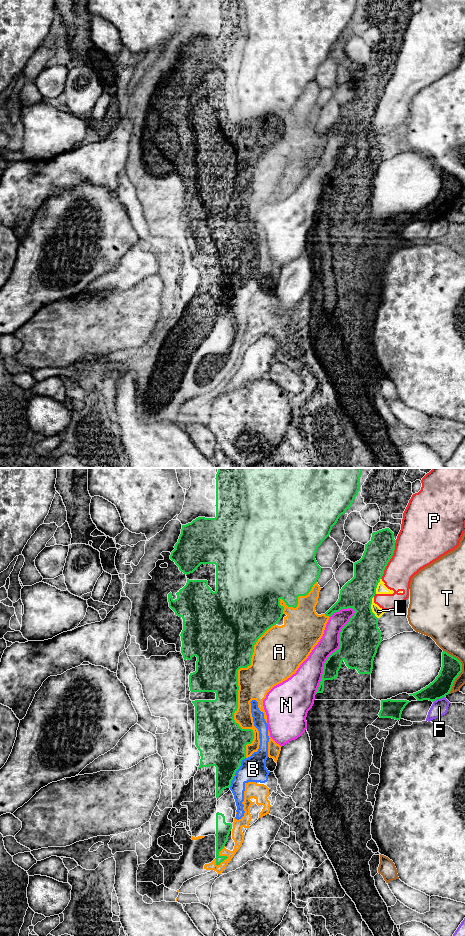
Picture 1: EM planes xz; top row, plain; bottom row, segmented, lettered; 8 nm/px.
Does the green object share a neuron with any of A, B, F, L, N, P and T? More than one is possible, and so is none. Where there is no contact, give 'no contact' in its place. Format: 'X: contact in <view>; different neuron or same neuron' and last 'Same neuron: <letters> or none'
A: contact in xz; different neuron
B: contact in xz; different neuron
F: contact in xz; different neuron
L: contact in xz; different neuron
N: contact in xz; different neuron
P: contact in xz; different neuron
T: contact in xz; different neuron
Same neuron: none

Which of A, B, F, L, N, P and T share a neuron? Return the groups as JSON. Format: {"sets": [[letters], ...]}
{"sets": [["A", "B", "L", "P"], ["F"], ["N"], ["T"]]}

